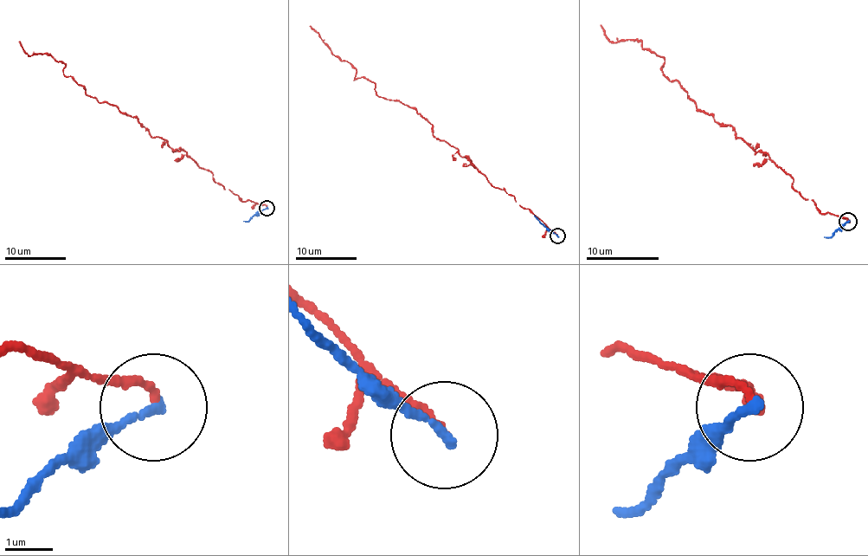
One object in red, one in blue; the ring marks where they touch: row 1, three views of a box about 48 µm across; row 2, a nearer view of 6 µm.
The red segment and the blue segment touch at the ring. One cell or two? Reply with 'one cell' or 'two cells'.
two cells

